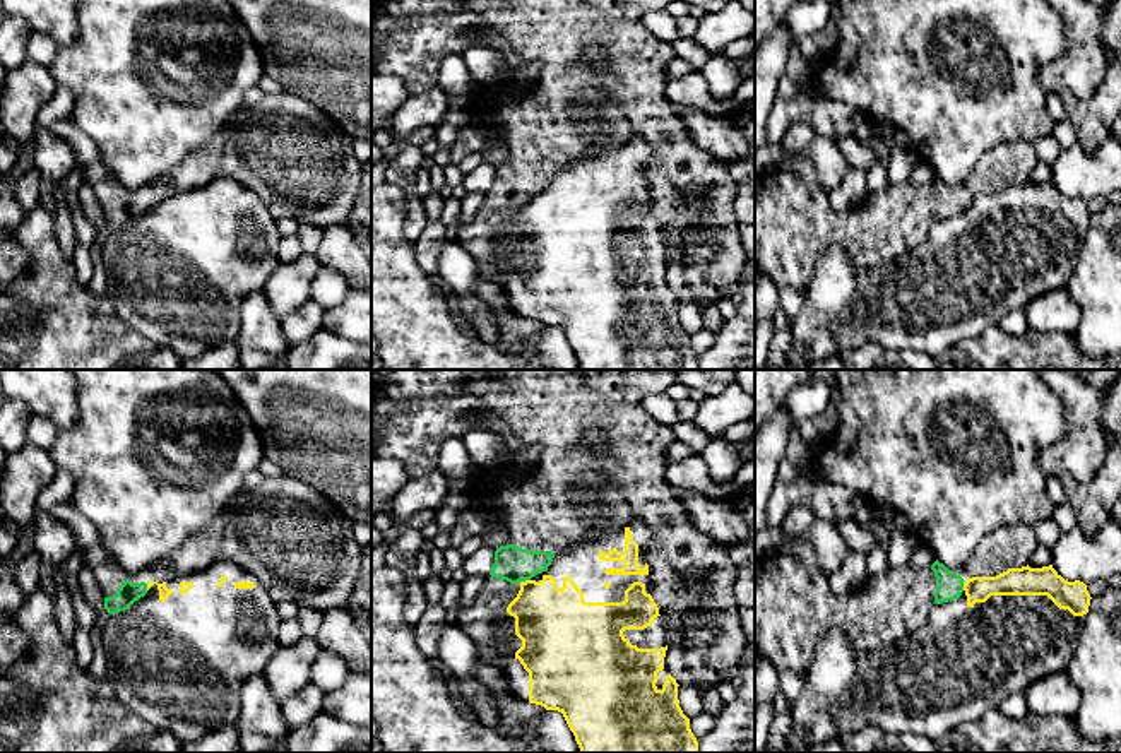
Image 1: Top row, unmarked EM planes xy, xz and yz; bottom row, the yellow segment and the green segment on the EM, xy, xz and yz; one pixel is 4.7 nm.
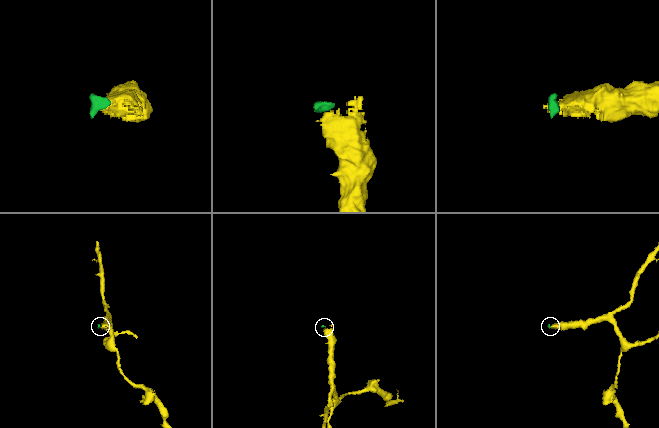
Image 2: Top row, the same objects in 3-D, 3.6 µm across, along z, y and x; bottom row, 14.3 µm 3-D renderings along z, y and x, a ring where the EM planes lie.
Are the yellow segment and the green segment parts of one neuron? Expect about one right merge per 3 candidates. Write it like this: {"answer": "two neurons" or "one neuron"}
{"answer": "two neurons"}

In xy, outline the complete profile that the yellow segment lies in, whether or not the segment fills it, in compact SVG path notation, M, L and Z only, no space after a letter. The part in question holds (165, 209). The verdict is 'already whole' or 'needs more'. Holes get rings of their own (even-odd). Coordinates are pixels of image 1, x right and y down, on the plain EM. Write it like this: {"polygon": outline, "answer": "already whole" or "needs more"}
{"polygon": "M216 176L207 185L168 199L147 199L147 210L128 226L110 231L103 246L108 296L118 317L156 346L171 347L183 361L236 339L241 305L264 288L279 267L277 219L264 202L231 176Z", "answer": "needs more"}

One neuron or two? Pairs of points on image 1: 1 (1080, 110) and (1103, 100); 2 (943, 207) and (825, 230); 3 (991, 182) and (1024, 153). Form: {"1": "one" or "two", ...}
{"1": "one", "2": "one", "3": "one"}

